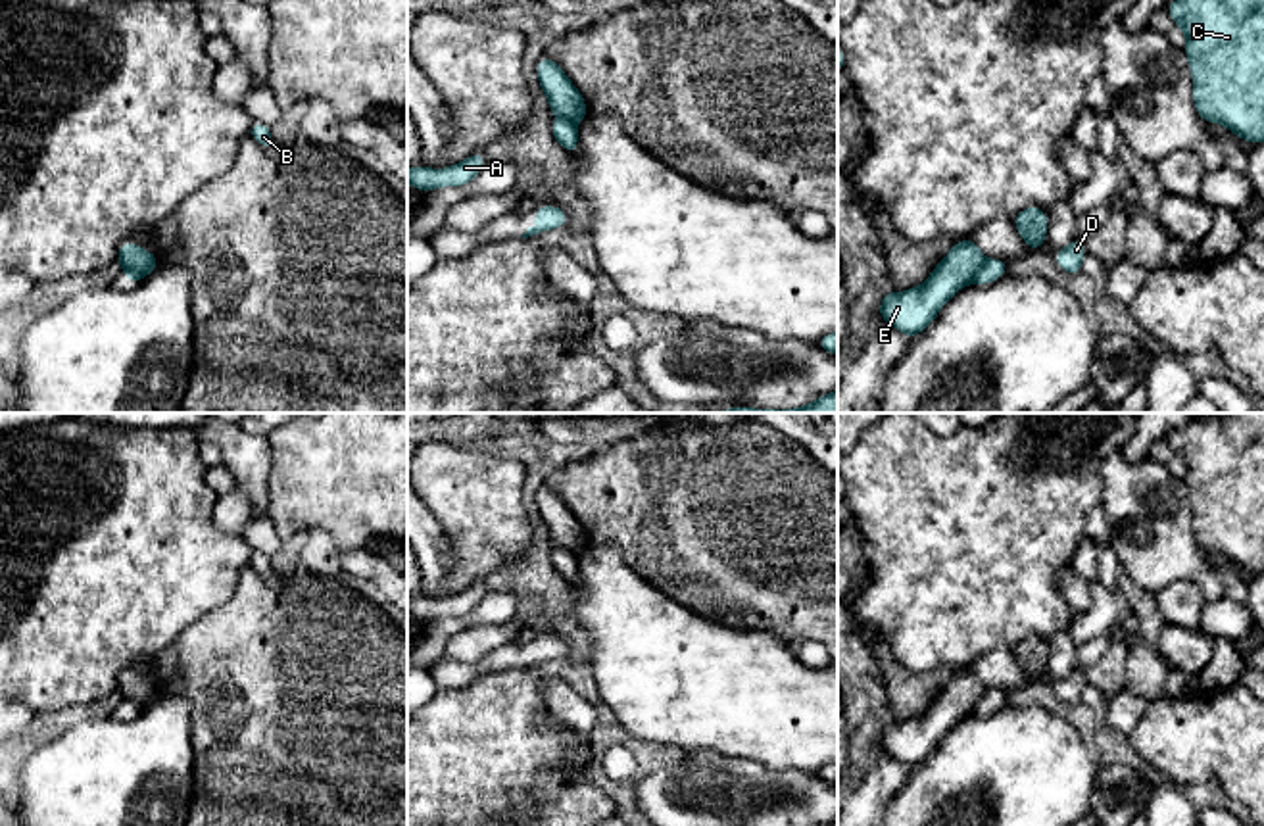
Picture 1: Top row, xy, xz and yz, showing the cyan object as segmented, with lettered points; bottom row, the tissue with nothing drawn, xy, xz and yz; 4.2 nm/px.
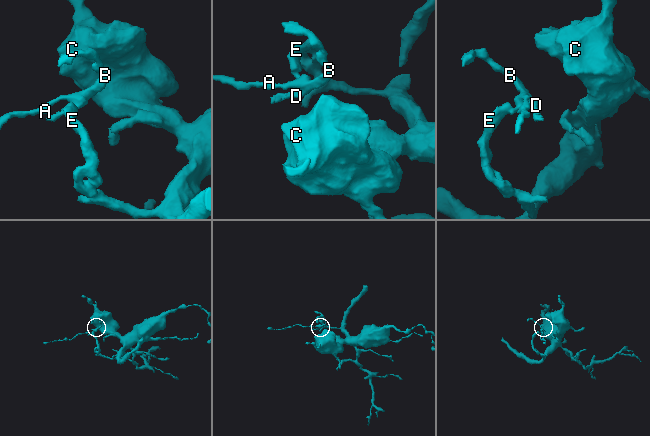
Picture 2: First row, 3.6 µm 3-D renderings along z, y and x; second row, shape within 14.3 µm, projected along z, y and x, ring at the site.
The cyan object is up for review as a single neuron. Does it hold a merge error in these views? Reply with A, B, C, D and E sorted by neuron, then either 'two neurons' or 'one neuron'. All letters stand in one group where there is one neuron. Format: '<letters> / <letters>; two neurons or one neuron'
A B D / C E; two neurons

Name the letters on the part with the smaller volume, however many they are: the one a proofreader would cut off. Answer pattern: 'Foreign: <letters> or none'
Foreign: A, B, D

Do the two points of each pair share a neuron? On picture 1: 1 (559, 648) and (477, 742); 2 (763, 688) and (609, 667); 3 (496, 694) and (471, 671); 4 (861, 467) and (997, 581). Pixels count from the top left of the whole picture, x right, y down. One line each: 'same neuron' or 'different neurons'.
1: different neurons
2: same neuron
3: different neurons
4: same neuron

